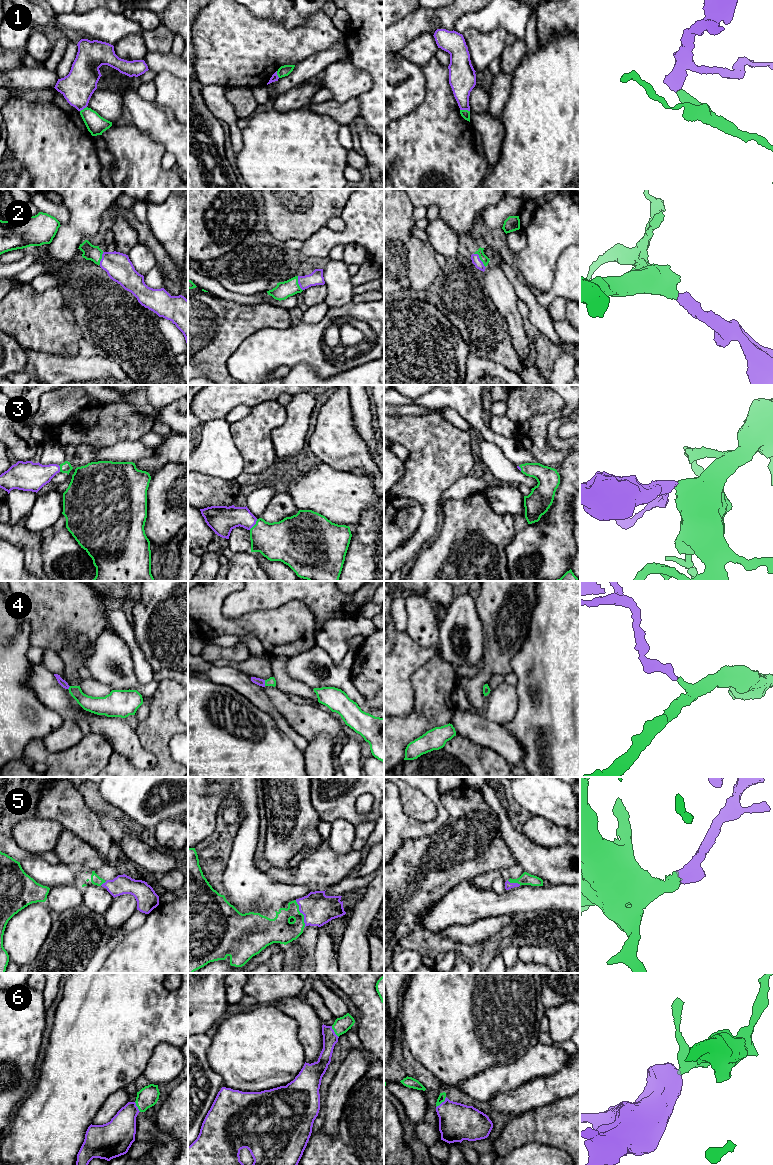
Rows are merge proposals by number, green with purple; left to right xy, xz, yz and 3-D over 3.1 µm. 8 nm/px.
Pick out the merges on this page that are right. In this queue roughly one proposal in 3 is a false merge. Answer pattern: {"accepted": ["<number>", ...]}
{"accepted": ["2", "3", "4", "5", "6"]}

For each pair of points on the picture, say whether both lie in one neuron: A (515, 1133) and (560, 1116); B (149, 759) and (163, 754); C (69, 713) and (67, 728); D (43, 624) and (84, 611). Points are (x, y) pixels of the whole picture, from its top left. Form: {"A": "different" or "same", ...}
{"A": "same", "B": "different", "C": "different", "D": "same"}

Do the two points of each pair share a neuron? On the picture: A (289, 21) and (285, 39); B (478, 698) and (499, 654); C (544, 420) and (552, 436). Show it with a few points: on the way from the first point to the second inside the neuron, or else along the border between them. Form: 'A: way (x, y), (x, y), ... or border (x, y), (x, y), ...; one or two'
A: border (308, 17), (302, 25), (292, 28), (265, 19); two
B: way (478, 687), (478, 681), (493, 665); one
C: border (564, 416), (548, 425), (547, 443), (553, 449); two

